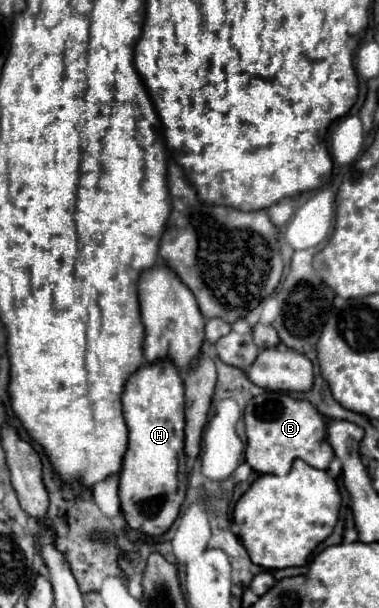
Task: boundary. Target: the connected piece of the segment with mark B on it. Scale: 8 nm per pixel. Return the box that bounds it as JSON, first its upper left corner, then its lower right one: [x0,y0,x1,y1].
[245,391,335,475]

